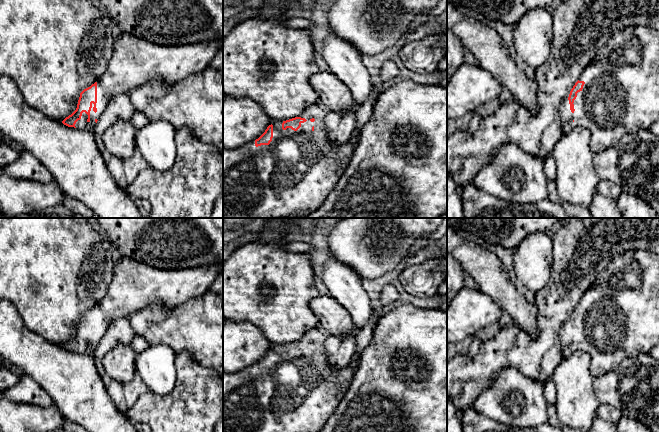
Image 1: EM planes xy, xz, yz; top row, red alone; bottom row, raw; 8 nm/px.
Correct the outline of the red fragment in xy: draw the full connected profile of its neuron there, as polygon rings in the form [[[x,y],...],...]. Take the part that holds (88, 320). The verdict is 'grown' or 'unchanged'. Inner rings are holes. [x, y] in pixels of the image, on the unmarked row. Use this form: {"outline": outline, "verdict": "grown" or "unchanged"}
{"outline": [[[116,255],[114,275],[105,297],[80,317],[76,334],[62,347],[68,351],[94,356],[97,345],[112,321],[118,318],[129,318],[133,313],[156,304],[161,304],[165,309],[174,309],[207,293],[217,275],[222,271],[223,263],[185,269],[159,269]]], "verdict": "grown"}

